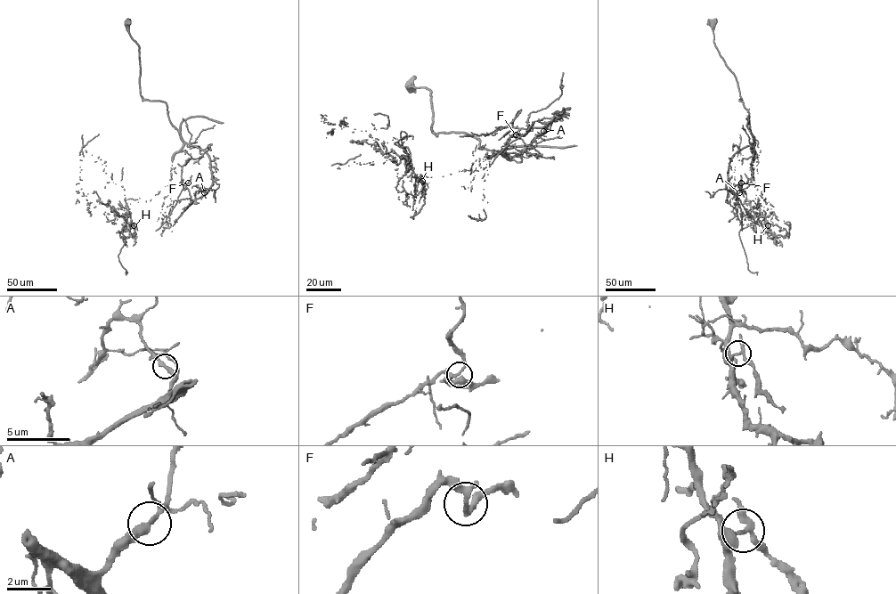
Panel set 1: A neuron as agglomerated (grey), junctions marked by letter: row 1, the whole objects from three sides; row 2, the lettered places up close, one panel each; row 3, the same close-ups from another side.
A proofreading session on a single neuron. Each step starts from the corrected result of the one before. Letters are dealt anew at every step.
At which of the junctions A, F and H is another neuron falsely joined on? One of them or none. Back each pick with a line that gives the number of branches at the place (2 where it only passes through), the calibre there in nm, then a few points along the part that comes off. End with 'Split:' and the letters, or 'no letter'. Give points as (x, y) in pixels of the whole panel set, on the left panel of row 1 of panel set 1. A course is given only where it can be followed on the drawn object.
H: 3 branches meet; 200 nm thick; foreign part runs (134, 225), (128, 215), (121, 229), (125, 242), (118, 256), (127, 272), (126, 275)
Split: H

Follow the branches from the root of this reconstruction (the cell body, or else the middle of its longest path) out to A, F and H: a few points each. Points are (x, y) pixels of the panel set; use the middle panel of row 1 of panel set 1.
A: (408, 85), (430, 91), (435, 135), (466, 132), (481, 148), (512, 157), (557, 111), (543, 131)
F: (408, 85), (430, 91), (435, 135), (466, 132), (481, 148), (520, 162), (516, 153), (504, 154), (516, 134)
H: (408, 85), (430, 91), (435, 135), (466, 132), (522, 158), (493, 151), (427, 177), (406, 164), (422, 181)

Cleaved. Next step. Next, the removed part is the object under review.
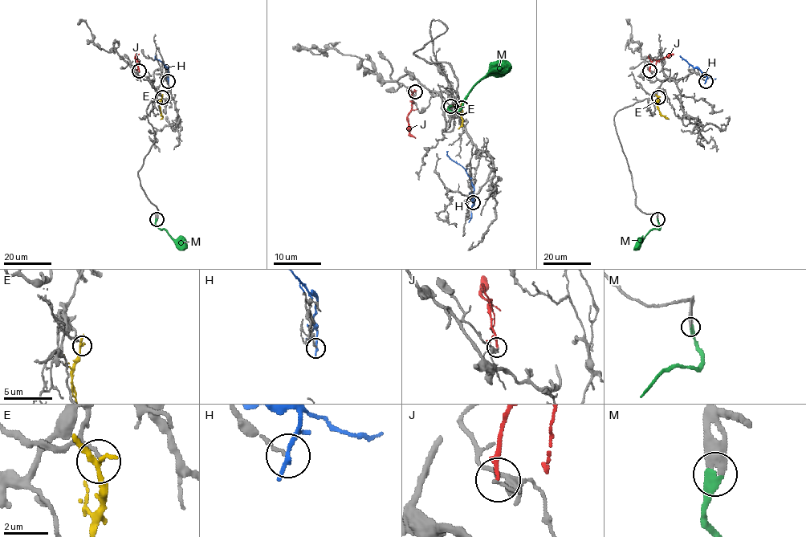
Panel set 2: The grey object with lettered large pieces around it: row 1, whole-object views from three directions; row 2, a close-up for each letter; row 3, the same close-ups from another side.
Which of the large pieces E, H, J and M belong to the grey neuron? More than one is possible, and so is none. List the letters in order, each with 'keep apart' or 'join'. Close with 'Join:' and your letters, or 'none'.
E: keep apart
H: keep apart
J: keep apart
M: join
Join: M

